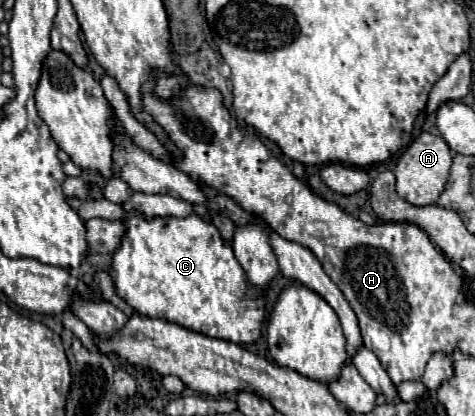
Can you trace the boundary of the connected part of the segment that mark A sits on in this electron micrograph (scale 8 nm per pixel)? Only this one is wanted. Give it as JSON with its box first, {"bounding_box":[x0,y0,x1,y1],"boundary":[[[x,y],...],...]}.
{"bounding_box":[395,132,451,206],"boundary":[[[421,132],[411,146],[401,154],[395,166],[395,178],[397,178],[397,194],[407,200],[413,206],[429,206],[435,204],[441,196],[449,171],[451,168],[451,150],[445,144],[441,136],[433,136],[429,132]]]}

